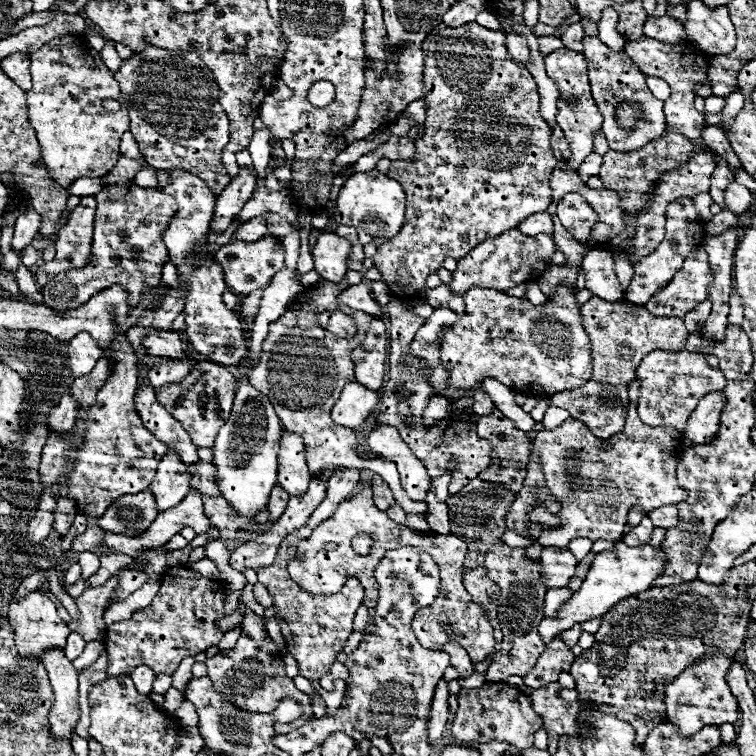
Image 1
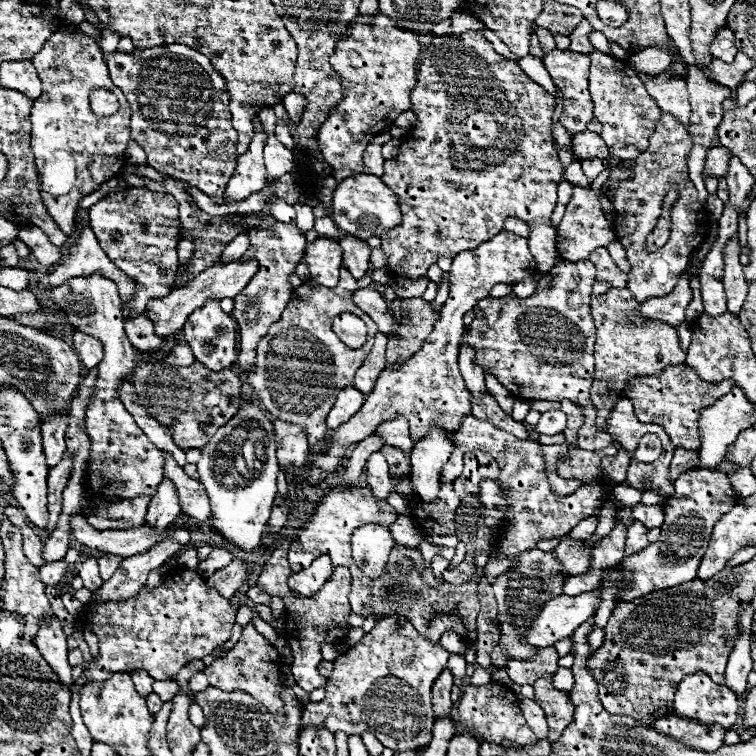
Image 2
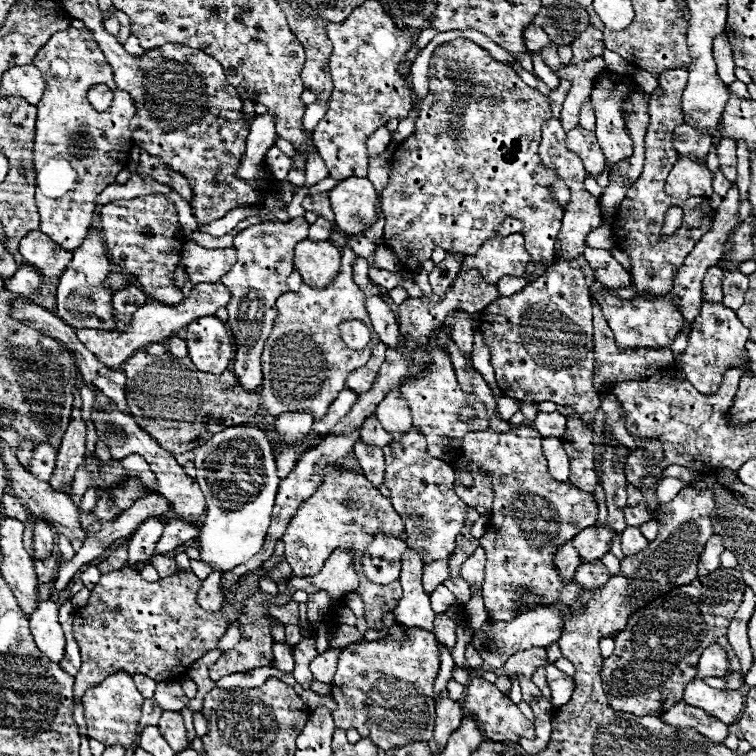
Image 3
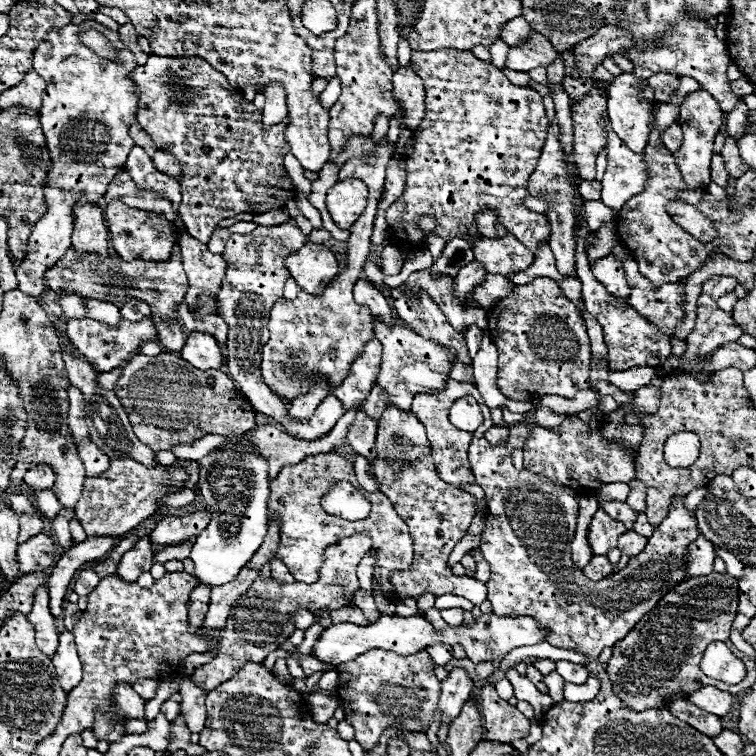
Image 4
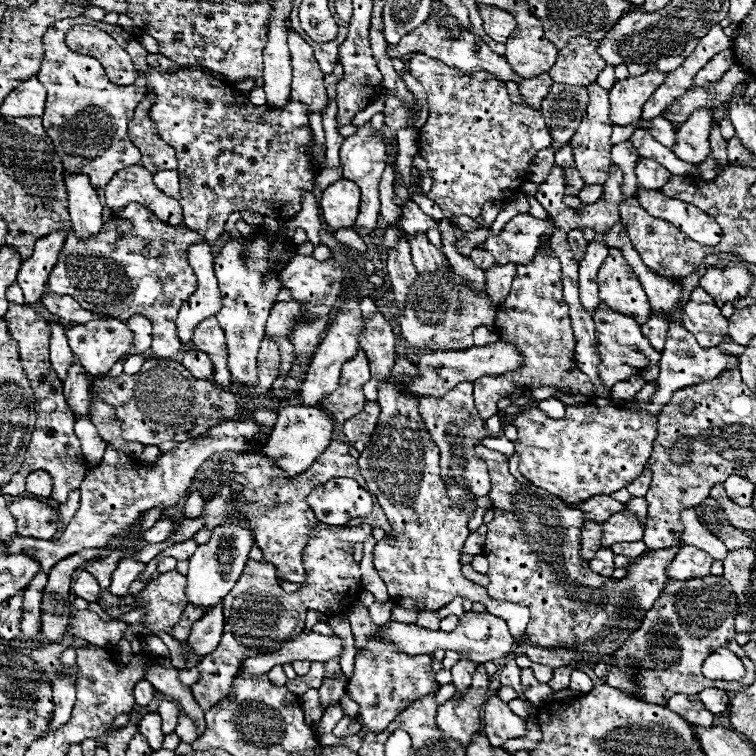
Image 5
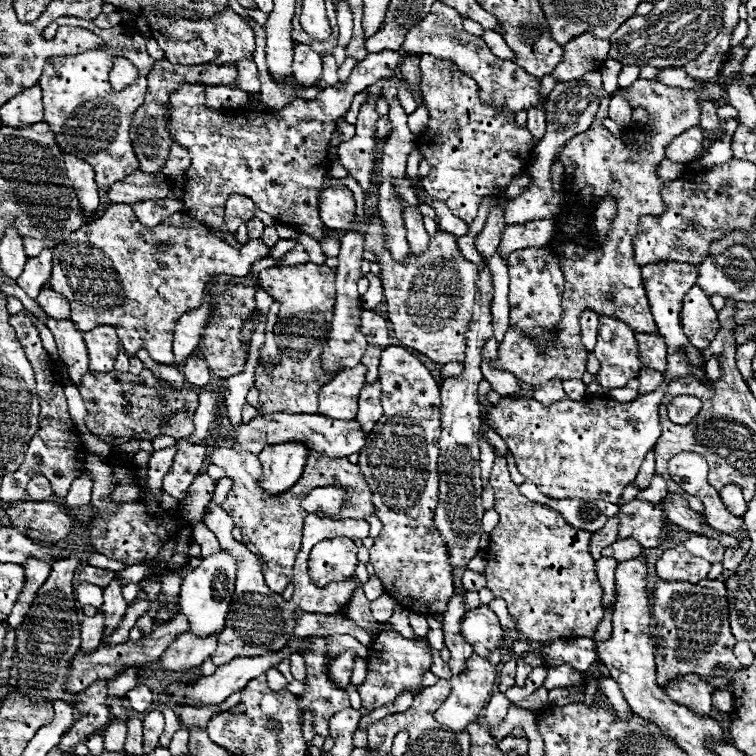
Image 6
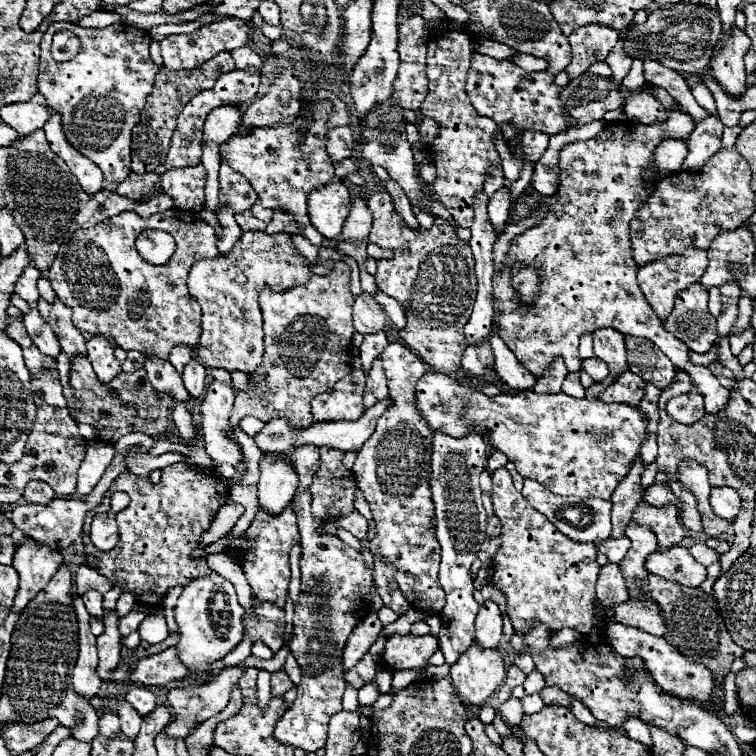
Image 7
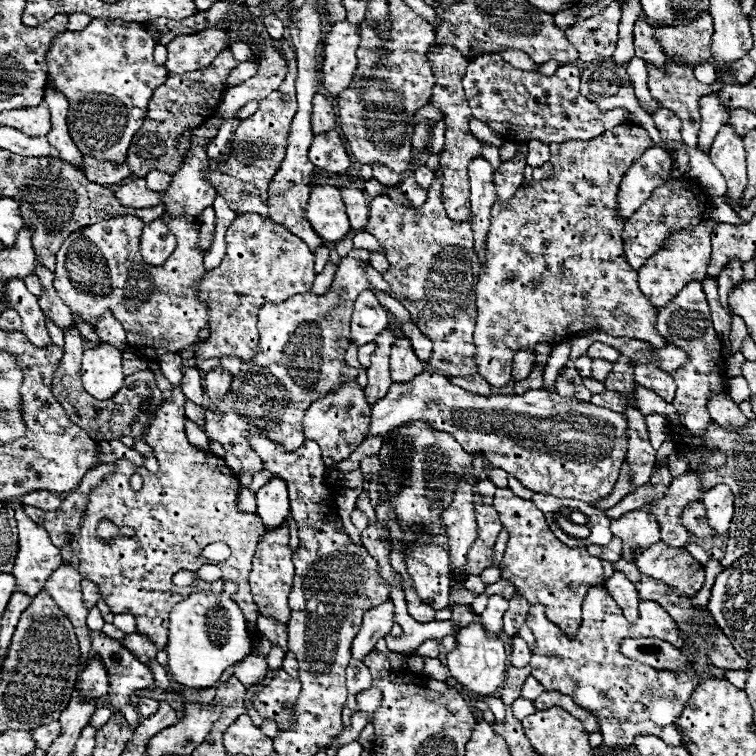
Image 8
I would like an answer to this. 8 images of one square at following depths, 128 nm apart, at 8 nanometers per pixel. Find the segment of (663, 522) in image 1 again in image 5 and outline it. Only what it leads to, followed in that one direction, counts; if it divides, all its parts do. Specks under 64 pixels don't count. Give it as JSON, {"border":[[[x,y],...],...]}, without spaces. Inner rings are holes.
{"border":[[[594,496],[594,498],[590,498],[590,500],[582,502],[582,504],[578,502],[576,508],[582,510],[584,520],[602,524],[602,522],[606,522],[606,518],[610,518],[612,514],[622,512],[622,510],[624,510],[624,504],[618,502],[618,500],[614,500],[614,498],[610,498],[610,496],[604,496],[604,498],[602,498],[602,496]]]}

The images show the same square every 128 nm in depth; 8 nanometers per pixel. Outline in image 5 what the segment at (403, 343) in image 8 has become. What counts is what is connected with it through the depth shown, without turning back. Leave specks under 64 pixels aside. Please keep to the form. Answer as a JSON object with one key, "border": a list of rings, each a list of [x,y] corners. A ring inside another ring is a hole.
{"border":[[[396,354],[390,376],[378,384],[378,402],[382,406],[376,430],[366,450],[360,452],[358,466],[370,492],[382,502],[394,506],[382,506],[390,522],[390,538],[376,544],[372,560],[380,578],[384,580],[388,594],[396,606],[406,610],[440,610],[456,596],[482,602],[490,614],[498,614],[506,620],[510,634],[520,638],[528,626],[528,610],[516,604],[498,602],[488,596],[486,588],[468,582],[460,572],[460,550],[468,538],[468,520],[474,512],[474,498],[464,504],[464,510],[452,506],[446,498],[444,480],[440,478],[440,450],[434,446],[426,424],[420,418],[418,396],[398,390],[398,382],[414,378],[418,368],[406,354]]]}

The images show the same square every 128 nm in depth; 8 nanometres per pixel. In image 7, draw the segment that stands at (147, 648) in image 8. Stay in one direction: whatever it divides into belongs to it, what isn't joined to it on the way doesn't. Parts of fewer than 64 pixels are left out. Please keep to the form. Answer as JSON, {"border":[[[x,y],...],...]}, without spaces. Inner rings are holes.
{"border":[[[164,608],[154,610],[150,616],[144,618],[144,622],[138,626],[138,634],[144,642],[148,644],[158,644],[168,638],[168,628],[166,628],[166,618],[164,618]]]}

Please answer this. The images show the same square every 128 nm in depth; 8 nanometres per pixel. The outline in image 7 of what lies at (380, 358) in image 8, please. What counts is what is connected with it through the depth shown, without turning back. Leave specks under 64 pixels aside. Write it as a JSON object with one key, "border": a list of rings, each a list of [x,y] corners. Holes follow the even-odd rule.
{"border":[[[376,358],[372,362],[372,368],[368,370],[368,380],[366,380],[366,390],[364,390],[364,406],[370,408],[382,400],[386,400],[388,394],[388,384],[386,384],[386,376],[382,370],[382,360]]]}

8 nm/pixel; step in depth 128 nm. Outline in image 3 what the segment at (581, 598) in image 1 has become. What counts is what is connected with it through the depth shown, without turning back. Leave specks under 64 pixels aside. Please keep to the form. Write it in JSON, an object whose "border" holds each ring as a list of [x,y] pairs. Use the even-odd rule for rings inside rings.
{"border":[[[546,606],[546,608],[538,608],[532,612],[524,612],[520,616],[516,616],[510,622],[500,622],[500,620],[488,620],[486,624],[482,624],[474,636],[472,636],[472,646],[474,650],[484,658],[484,664],[488,668],[502,668],[502,664],[506,662],[506,658],[510,658],[512,654],[520,652],[520,650],[528,650],[528,648],[546,648],[552,642],[556,642],[562,634],[562,610],[566,610],[564,606]]]}

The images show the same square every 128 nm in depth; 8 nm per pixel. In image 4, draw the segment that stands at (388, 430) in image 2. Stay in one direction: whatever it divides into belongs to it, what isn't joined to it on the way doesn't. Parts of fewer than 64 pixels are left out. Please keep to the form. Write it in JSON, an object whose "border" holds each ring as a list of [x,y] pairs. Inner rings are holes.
{"border":[[[374,322],[374,334],[382,344],[378,384],[386,390],[394,406],[400,410],[410,410],[414,394],[426,394],[446,386],[450,378],[450,366],[456,362],[456,354],[448,346],[440,346],[434,340],[424,340],[404,326],[386,326],[384,322]]]}

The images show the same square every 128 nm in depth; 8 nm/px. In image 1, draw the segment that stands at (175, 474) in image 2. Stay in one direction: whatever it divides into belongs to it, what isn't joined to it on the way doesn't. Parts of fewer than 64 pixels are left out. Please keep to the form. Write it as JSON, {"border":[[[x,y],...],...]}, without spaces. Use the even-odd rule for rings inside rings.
{"border":[[[202,496],[202,504],[206,518],[218,530],[244,530],[250,526],[250,522],[242,516],[236,516],[236,512],[220,496]]]}

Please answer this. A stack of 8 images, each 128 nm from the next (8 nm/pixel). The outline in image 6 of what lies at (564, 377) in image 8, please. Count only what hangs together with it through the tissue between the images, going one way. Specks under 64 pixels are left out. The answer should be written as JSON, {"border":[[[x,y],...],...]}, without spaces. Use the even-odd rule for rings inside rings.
{"border":[[[570,378],[564,382],[564,390],[566,390],[566,396],[568,398],[584,398],[586,396],[586,386],[582,380],[576,380],[576,378]]]}

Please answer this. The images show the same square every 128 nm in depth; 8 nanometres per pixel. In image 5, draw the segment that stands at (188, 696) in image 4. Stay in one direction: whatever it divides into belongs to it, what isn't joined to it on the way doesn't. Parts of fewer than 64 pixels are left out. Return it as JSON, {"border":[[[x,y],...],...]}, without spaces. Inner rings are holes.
{"border":[[[180,716],[178,726],[176,726],[176,734],[178,734],[180,742],[188,742],[188,744],[198,738],[196,736],[196,726],[194,726],[194,722],[188,716]]]}

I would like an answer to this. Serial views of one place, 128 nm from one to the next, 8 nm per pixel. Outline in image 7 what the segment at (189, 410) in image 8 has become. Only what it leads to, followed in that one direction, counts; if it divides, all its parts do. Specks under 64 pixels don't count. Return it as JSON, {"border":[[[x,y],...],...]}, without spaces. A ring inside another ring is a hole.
{"border":[[[146,360],[144,370],[150,376],[150,382],[156,390],[166,392],[170,396],[174,396],[176,400],[184,400],[188,402],[192,396],[186,392],[186,388],[182,386],[182,378],[176,374],[174,366],[170,366],[170,362],[162,362],[162,360]]]}

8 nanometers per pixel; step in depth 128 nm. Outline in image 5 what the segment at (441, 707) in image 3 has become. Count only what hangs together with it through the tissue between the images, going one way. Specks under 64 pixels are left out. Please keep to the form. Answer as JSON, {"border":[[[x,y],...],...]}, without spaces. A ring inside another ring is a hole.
{"border":[[[460,654],[460,660],[452,666],[452,684],[456,686],[456,694],[462,694],[472,684],[472,676],[476,672],[474,662],[466,658],[466,654]]]}

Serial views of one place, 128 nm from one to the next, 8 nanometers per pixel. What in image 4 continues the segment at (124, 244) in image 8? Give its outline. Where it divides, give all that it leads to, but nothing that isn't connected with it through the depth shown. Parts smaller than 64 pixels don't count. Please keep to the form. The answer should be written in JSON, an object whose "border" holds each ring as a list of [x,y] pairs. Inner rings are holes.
{"border":[[[174,244],[168,262],[162,262],[162,264],[160,262],[142,262],[142,260],[126,262],[118,256],[106,256],[106,258],[94,258],[94,254],[80,256],[80,254],[74,254],[74,248],[70,248],[46,272],[46,284],[56,294],[62,294],[62,290],[70,290],[70,294],[82,294],[84,298],[98,298],[104,302],[114,302],[118,308],[122,306],[122,302],[128,302],[130,298],[148,302],[152,306],[152,318],[156,322],[158,344],[162,346],[162,350],[180,352],[186,342],[182,326],[176,320],[178,306],[182,304],[186,290],[188,290],[188,280],[186,280],[184,268],[182,268],[182,256],[178,250],[178,244]]]}

